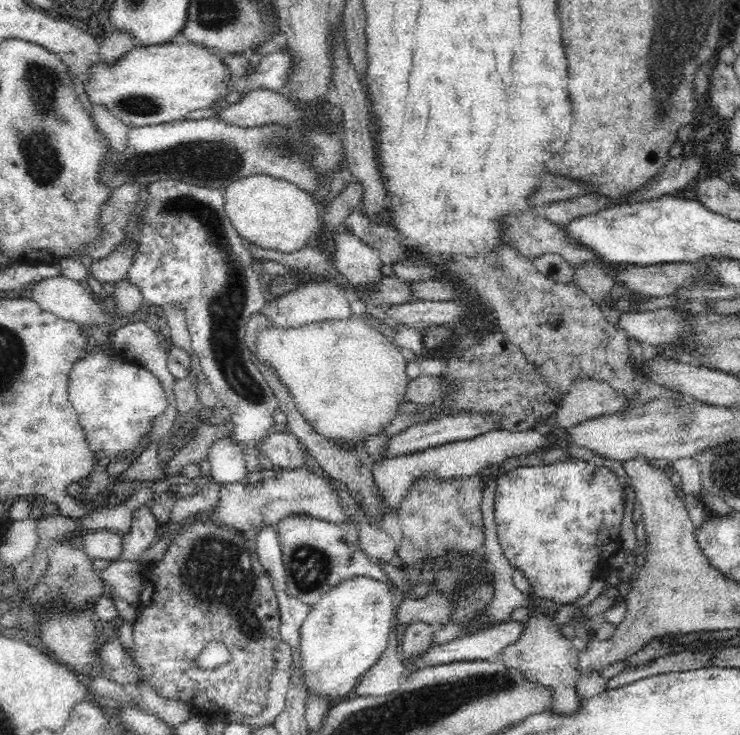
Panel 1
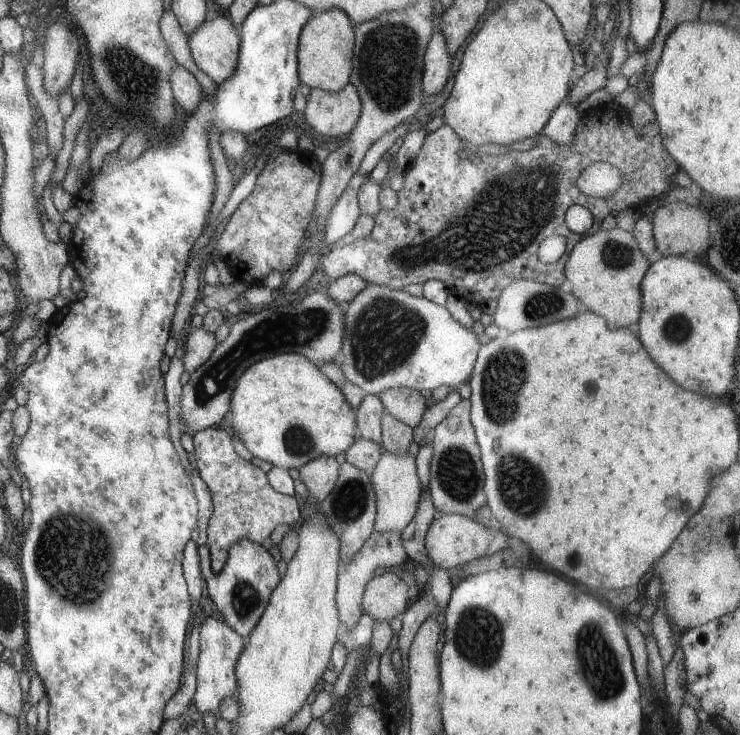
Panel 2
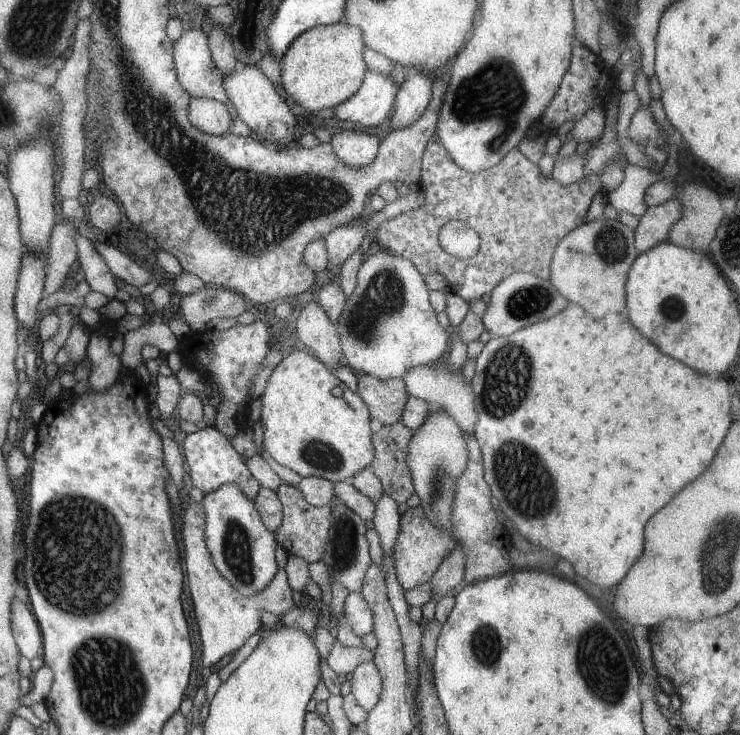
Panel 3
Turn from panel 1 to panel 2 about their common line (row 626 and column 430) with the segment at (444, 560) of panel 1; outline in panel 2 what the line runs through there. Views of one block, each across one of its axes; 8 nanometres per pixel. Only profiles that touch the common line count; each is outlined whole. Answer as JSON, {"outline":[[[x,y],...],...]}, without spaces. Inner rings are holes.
{"outline":[[[459,399],[434,426],[430,443],[433,454],[427,486],[433,506],[442,513],[453,513],[475,520],[475,512],[486,505],[486,498],[482,489],[484,476],[480,448],[470,423],[470,402],[467,399]]]}

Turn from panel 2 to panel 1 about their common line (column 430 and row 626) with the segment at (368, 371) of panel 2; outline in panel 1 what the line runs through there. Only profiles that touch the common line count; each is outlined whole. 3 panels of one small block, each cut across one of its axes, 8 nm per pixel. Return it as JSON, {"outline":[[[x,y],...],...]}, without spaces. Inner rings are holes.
{"outline":[[[352,576],[334,585],[332,590],[320,597],[320,600],[310,609],[300,632],[299,648],[305,670],[306,689],[308,696],[327,696],[334,703],[342,698],[350,697],[356,689],[361,674],[364,674],[381,657],[386,650],[390,634],[392,616],[392,592],[386,583],[374,580],[369,576]]]}

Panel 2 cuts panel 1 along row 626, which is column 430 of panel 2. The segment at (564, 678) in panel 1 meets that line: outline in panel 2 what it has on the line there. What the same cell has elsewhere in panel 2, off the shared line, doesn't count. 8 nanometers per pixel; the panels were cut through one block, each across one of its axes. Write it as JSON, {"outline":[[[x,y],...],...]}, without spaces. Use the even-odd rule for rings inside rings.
{"outline":[[[443,513],[429,523],[424,536],[424,547],[434,566],[448,570],[464,565],[471,559],[489,556],[498,550],[508,548],[507,539],[508,536],[502,530],[494,531],[483,527],[476,520],[453,513]]]}

